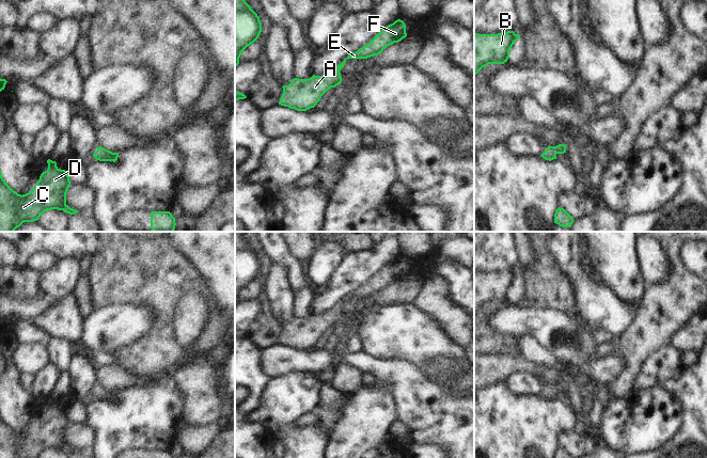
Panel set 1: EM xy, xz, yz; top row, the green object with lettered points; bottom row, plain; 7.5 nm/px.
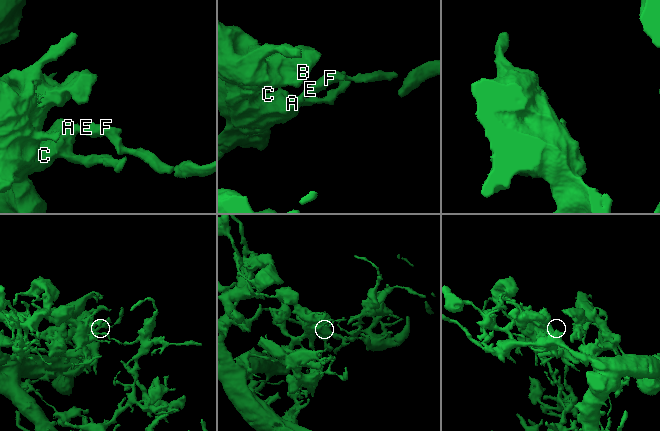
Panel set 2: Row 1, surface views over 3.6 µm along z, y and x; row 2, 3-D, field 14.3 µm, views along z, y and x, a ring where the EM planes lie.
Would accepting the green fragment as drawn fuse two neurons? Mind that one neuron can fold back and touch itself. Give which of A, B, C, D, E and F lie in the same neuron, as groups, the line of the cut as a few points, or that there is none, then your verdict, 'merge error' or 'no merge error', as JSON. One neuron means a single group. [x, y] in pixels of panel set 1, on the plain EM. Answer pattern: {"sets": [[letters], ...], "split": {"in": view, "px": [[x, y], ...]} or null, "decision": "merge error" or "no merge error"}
{"sets": [["A", "B", "C", "D", "E", "F"]], "split": null, "decision": "no merge error"}

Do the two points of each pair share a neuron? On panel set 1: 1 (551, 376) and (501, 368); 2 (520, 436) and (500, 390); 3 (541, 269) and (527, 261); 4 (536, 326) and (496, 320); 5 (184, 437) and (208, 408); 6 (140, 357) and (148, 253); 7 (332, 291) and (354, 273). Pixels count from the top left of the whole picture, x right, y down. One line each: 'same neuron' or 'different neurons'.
1: same neuron
2: same neuron
3: different neurons
4: same neuron
5: different neurons
6: same neuron
7: same neuron

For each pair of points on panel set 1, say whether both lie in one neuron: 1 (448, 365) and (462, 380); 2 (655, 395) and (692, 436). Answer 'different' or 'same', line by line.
1: same
2: different

